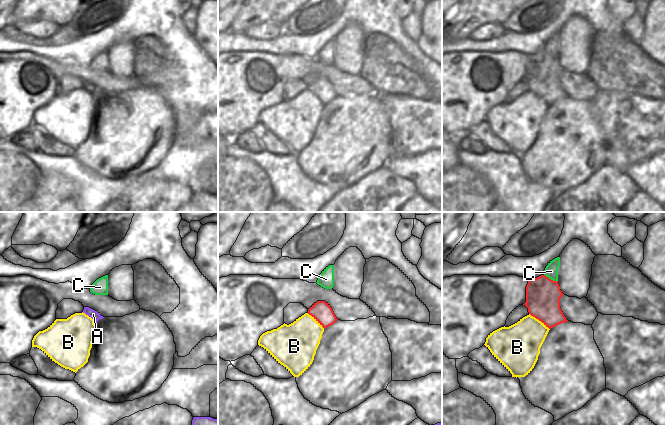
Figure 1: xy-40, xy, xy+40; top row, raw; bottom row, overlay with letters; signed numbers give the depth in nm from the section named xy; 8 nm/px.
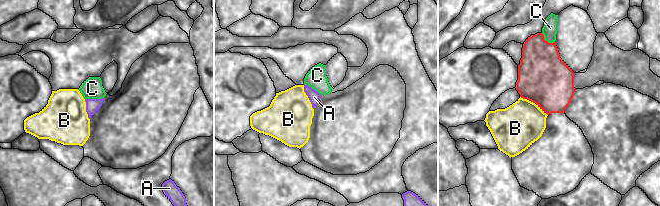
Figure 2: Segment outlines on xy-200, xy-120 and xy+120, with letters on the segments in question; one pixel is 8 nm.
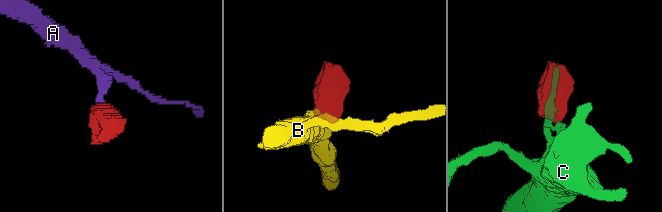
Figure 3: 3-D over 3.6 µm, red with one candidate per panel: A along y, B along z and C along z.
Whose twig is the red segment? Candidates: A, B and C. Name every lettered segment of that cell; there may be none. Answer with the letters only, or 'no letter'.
A

